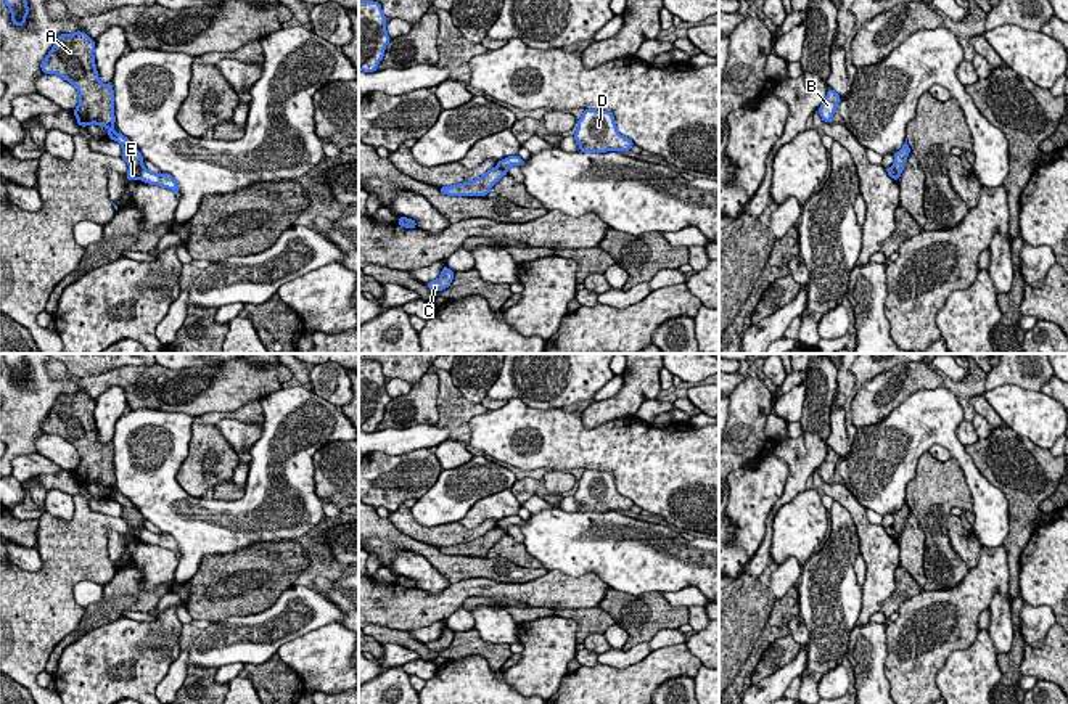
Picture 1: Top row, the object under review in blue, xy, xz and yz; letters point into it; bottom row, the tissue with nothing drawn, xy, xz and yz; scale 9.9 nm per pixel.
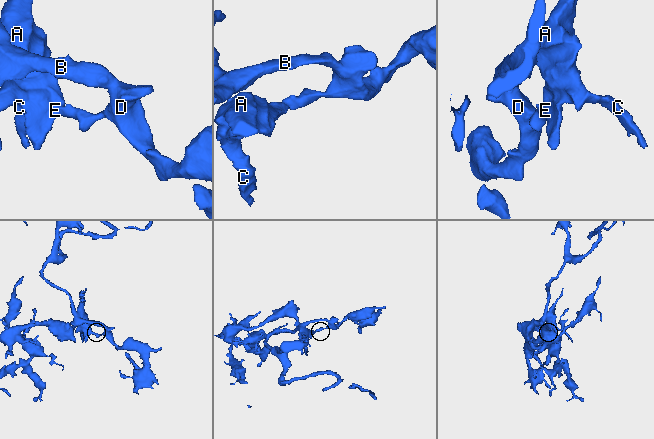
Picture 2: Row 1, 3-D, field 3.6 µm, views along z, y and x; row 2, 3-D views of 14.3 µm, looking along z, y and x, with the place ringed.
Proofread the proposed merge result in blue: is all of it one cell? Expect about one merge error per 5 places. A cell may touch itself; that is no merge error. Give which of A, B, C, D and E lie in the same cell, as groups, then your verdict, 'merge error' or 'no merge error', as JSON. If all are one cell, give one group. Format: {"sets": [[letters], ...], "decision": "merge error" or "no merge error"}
{"sets": [["A", "C", "E"], ["B", "D"]], "decision": "merge error"}

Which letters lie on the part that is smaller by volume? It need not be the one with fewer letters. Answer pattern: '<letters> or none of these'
A, C, E

